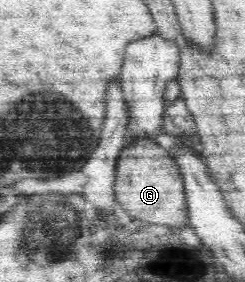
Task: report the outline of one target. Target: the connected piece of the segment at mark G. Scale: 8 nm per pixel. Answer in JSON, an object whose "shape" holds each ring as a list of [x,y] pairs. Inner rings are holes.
{"shape":[[[137,135],[123,143],[115,159],[113,194],[130,218],[144,223],[183,230],[188,221],[188,211],[177,162],[167,149],[149,135]]]}

